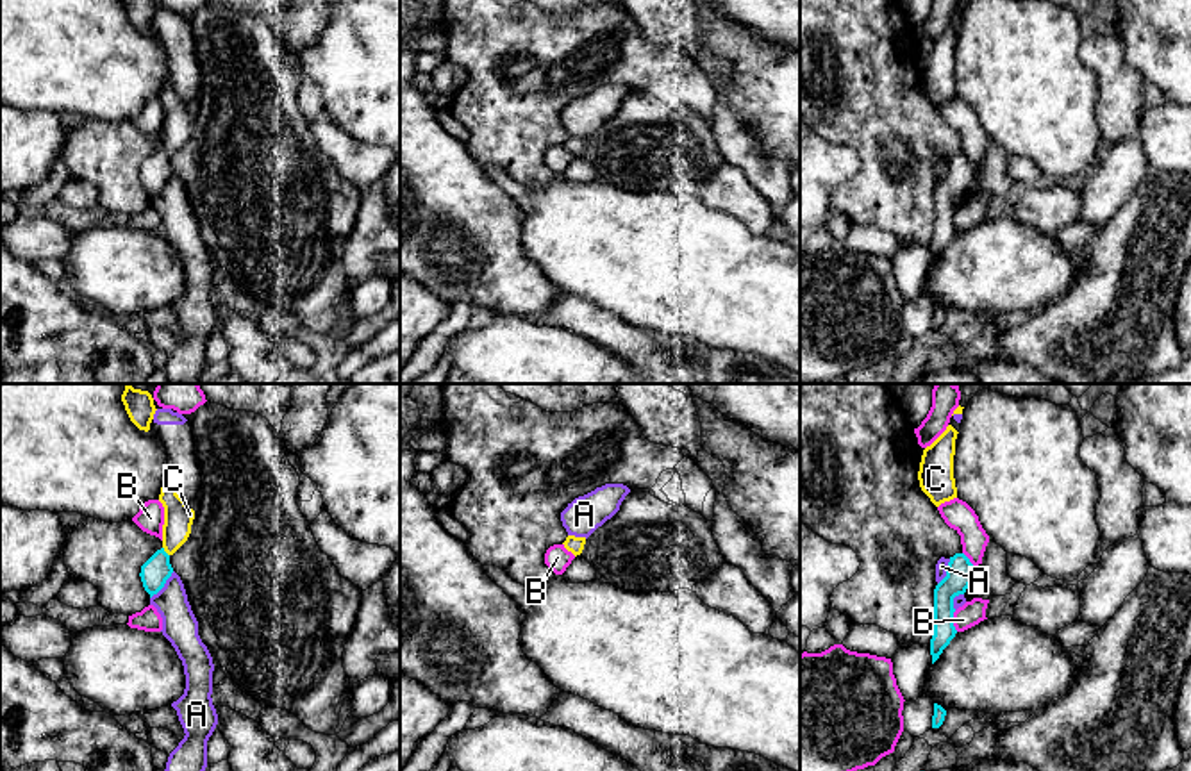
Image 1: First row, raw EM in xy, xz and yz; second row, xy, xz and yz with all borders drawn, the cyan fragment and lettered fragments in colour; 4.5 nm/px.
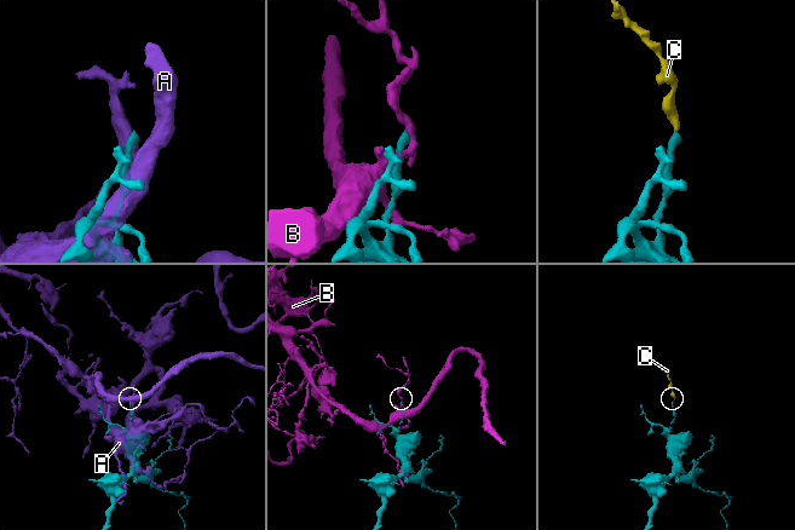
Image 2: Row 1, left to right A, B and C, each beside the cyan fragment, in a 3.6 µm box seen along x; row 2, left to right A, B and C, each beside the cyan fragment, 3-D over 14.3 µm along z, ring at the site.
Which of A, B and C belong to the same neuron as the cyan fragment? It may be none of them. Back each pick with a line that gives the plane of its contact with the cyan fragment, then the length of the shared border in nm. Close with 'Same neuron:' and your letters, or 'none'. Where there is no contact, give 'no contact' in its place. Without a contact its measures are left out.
C: contact in xy; length 50 nm
Same neuron: C

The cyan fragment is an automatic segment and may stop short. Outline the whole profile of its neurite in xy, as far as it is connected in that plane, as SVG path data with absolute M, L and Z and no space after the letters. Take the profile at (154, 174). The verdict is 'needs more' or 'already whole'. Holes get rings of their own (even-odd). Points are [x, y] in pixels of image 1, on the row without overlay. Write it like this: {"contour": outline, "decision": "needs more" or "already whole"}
{"contour": "M170 75L161 87L159 102L164 107L162 148L141 166L139 173L150 198L157 195L171 177L173 168L170 157L187 141L195 120L195 111L177 95Z", "decision": "needs more"}

